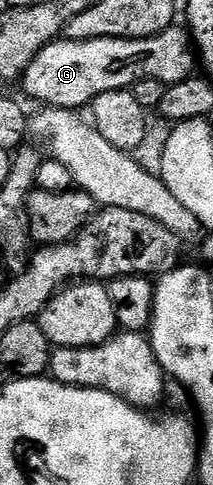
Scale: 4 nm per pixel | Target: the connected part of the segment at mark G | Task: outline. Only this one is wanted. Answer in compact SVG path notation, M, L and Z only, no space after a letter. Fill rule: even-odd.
M171 27L144 39L101 37L87 41L59 39L48 43L28 63L20 88L40 105L52 109L85 110L104 91L130 89L140 79L160 79L166 86L195 76L196 49L185 28Z

